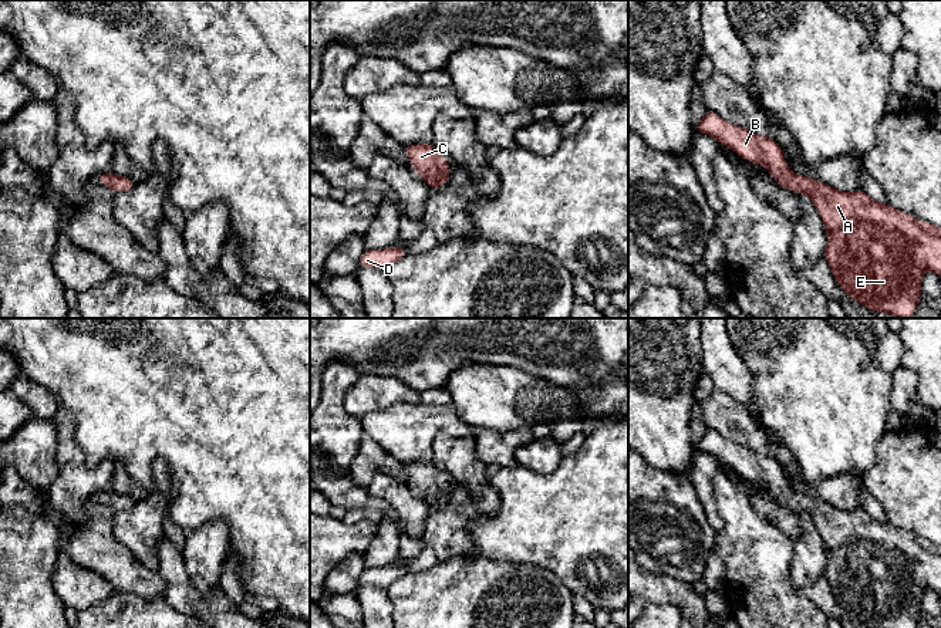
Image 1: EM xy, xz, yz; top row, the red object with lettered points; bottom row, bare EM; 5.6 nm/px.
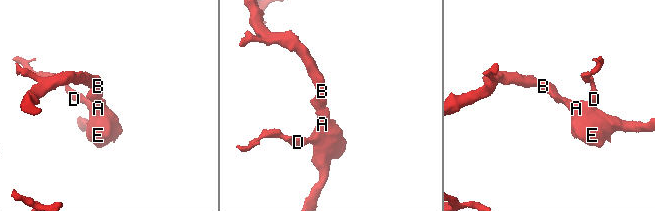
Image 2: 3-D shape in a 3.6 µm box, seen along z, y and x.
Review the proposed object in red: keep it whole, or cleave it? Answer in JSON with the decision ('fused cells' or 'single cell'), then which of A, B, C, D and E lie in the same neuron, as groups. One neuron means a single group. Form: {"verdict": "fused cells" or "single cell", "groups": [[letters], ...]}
{"verdict": "single cell", "groups": [["A", "B", "C", "D", "E"]]}

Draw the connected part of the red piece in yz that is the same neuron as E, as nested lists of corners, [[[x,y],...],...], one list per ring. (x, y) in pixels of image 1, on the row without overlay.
[[[708,429],[694,449],[709,453],[742,477],[762,483],[779,504],[805,511],[827,550],[824,578],[836,601],[869,628],[915,628],[925,588],[941,595],[941,546],[873,519],[864,509],[841,510],[796,493],[769,455]]]

